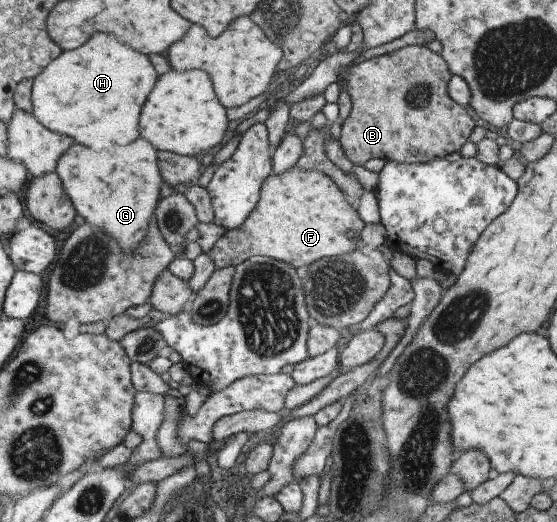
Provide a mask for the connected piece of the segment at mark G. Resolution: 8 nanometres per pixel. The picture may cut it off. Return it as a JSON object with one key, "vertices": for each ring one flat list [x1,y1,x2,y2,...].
{"vertices":[[141,138,123,148,115,148,113,154,107,150,91,152,85,146,73,144,59,156,55,166,54,174,60,179,75,212,81,214,91,228,95,226,95,230,100,231,103,228,107,239,111,236,123,254,131,254,131,250,143,242,159,204,159,186,163,178,157,170,155,152,157,150]]}

